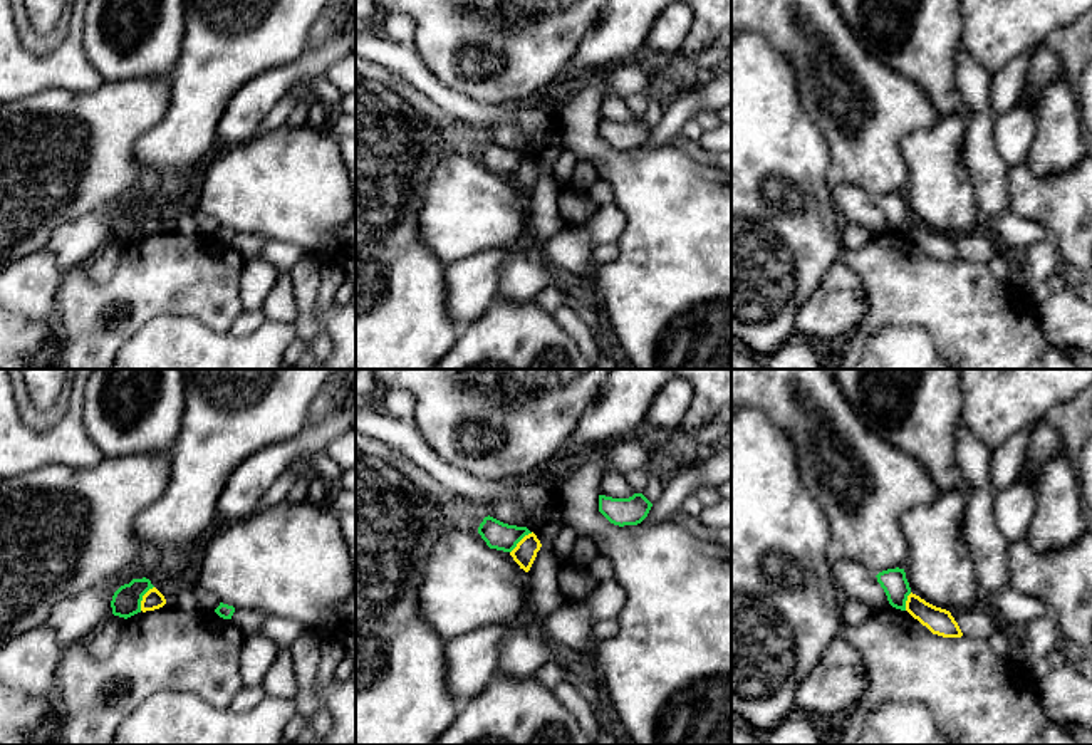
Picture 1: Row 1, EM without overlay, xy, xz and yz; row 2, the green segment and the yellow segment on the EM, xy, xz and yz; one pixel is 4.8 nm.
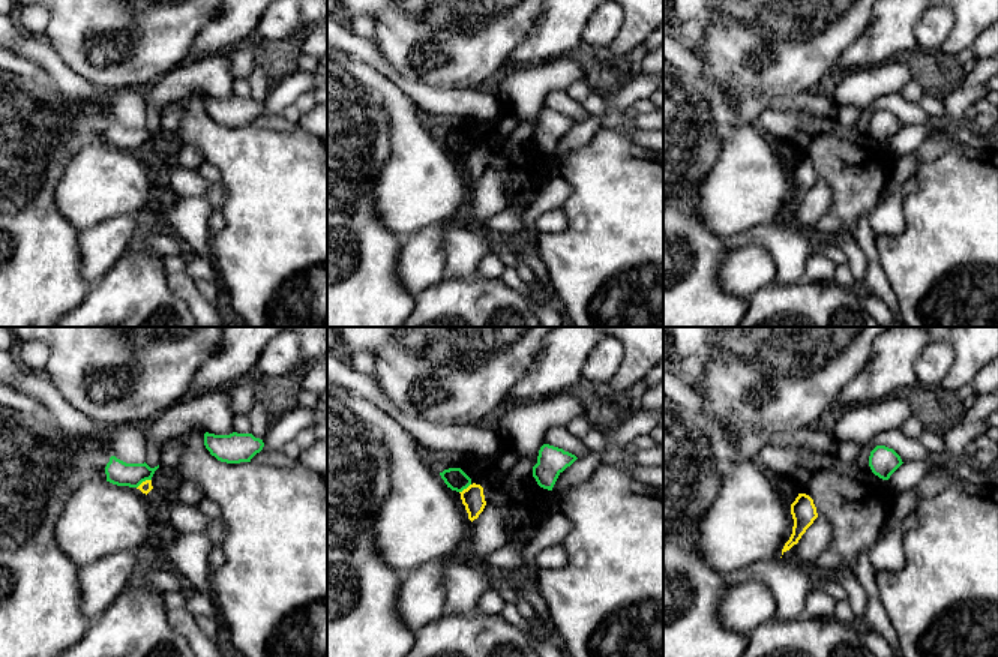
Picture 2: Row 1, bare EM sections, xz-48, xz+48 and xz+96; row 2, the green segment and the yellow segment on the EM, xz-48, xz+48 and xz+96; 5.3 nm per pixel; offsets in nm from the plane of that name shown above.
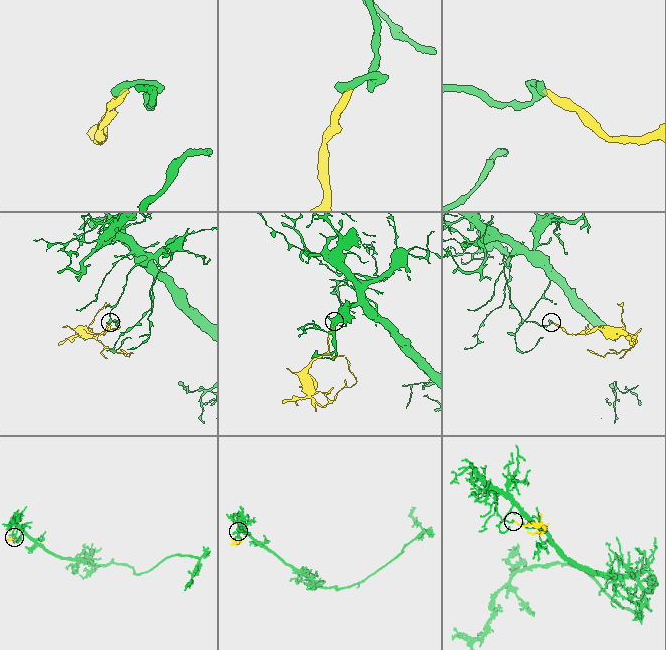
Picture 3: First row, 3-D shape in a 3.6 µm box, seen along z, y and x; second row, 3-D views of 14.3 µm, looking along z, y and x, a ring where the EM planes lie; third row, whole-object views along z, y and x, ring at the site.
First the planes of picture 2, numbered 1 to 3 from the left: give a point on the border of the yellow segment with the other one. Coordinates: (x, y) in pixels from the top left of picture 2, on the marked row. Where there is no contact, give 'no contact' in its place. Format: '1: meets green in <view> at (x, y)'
1: meets green in xz-48 at (143, 480)
2: meets green in xz+48 at (464, 488)
3: no contact

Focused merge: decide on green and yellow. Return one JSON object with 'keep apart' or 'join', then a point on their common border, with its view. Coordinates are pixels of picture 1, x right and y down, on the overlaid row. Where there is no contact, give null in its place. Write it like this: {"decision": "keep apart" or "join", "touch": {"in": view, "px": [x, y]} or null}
{"decision": "keep apart", "touch": {"in": "xy", "px": [141, 598]}}

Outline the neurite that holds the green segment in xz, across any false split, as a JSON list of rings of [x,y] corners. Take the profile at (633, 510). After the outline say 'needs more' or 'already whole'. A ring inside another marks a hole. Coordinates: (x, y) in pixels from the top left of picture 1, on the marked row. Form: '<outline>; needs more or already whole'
[[[634,493],[629,498],[599,495],[599,512],[619,527],[641,524],[651,507],[653,503],[642,493]]]; already whole

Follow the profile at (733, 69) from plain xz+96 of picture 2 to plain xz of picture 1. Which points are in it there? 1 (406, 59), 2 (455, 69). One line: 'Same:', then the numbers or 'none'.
Same: 2

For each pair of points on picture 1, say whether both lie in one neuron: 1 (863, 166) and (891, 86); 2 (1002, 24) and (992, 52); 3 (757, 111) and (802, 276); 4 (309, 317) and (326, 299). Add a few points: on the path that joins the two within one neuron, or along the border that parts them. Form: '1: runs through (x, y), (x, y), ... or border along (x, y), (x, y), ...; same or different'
1: runs through (864, 146), (864, 135), (878, 119), (881, 106); same
2: runs through (995, 31), (993, 46); same
3: runs through (757, 151), (782, 235); same
4: border along (319, 270), (317, 309), (321, 312); different

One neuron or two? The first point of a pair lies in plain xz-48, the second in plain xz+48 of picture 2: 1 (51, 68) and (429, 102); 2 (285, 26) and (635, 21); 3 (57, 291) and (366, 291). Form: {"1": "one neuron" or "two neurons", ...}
{"1": "one neuron", "2": "two neurons", "3": "one neuron"}

